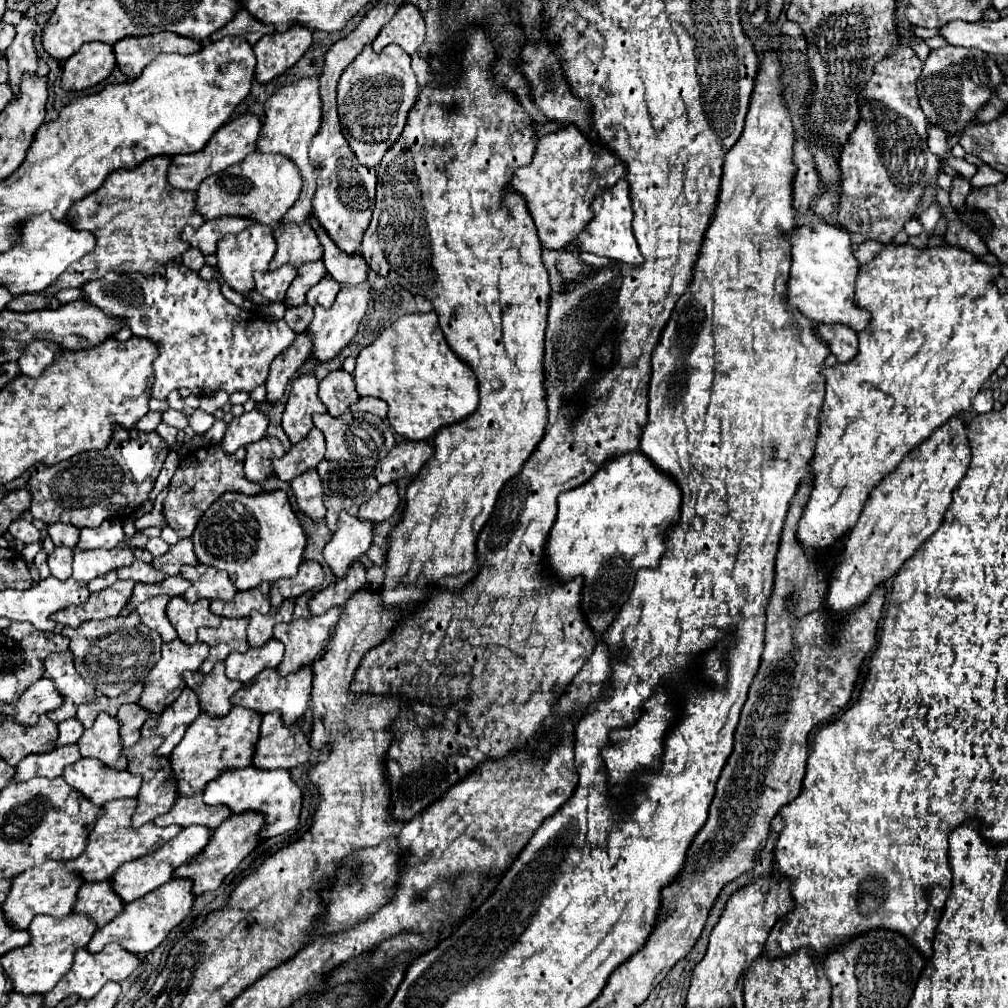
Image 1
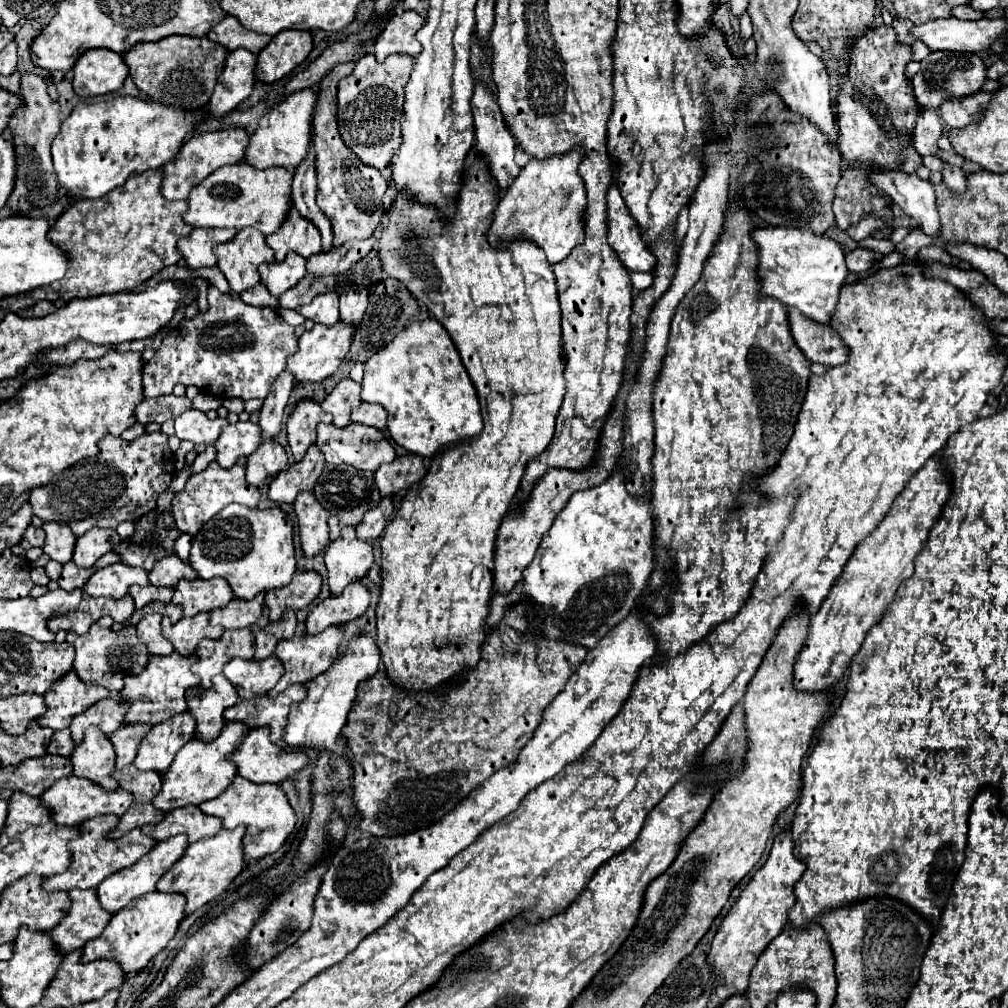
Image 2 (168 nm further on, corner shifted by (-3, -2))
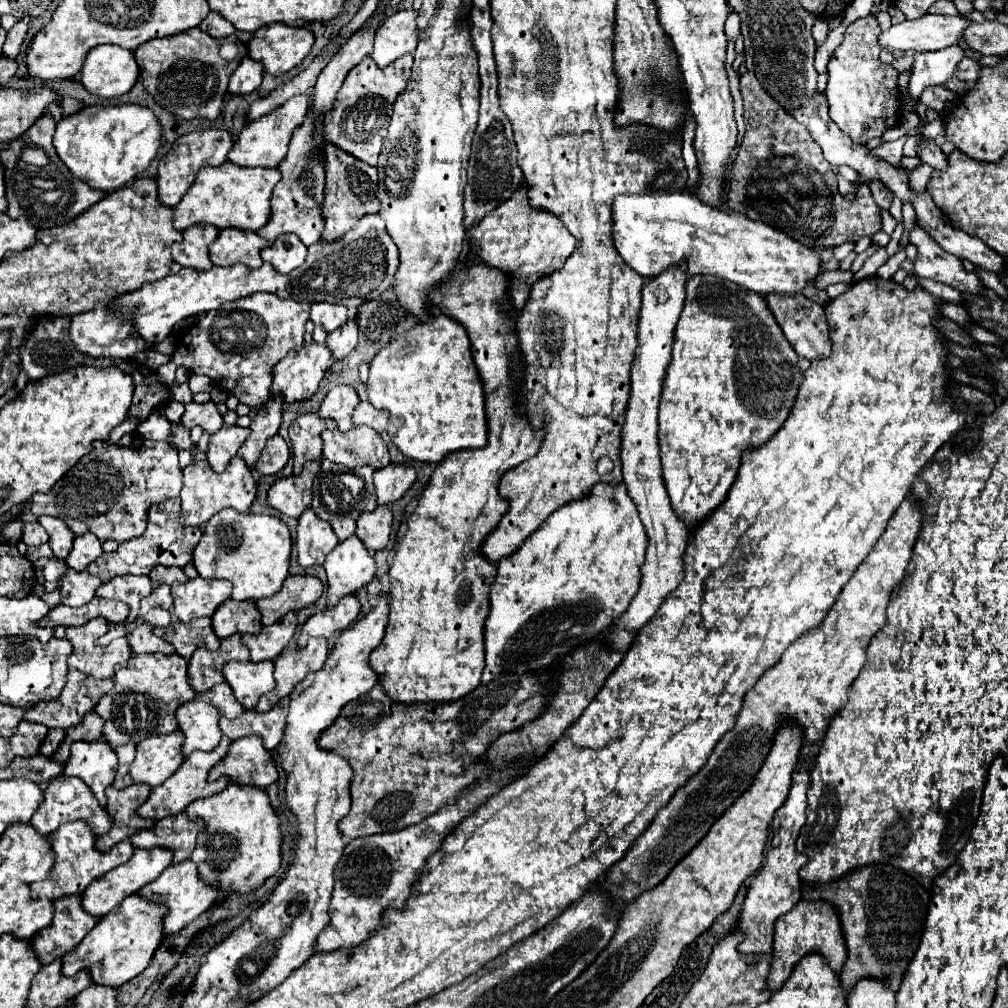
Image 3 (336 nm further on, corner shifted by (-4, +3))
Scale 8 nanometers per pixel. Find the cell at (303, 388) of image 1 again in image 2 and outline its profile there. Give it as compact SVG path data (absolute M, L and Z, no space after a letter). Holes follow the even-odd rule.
M310 399L300 401L288 417L286 431L290 441L290 451L294 461L302 461L308 447L316 443L316 425L332 423L332 417L322 411L322 407Z

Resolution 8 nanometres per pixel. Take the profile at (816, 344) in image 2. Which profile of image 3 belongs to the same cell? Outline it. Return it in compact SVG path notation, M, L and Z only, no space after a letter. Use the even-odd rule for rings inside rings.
M777 294L765 296L767 306L773 310L785 338L793 346L793 350L809 360L827 358L831 354L831 338L829 338L829 324L825 318L825 310L821 304L809 298L779 298Z

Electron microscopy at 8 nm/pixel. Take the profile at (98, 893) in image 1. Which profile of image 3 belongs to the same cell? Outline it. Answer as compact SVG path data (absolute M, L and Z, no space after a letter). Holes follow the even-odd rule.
M81 894L63 896L55 900L55 916L51 926L39 930L39 934L33 936L31 946L43 964L53 962L55 958L71 952L97 922L97 916L83 910Z

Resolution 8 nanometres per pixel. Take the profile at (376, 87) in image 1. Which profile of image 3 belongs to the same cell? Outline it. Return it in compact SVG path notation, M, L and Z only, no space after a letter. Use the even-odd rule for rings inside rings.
M405 54L403 58L391 62L387 68L379 68L369 56L363 62L359 62L359 66L355 66L347 74L341 92L337 94L335 106L327 112L327 142L333 142L341 150L375 166L383 140L387 136L387 128L383 126L389 120L395 98L405 88L411 76L411 66L413 66L411 54Z

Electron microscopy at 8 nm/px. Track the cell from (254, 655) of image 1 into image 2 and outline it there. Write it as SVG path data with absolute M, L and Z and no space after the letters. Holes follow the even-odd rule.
M274 657L256 661L256 659L232 659L226 663L222 675L230 679L236 687L240 699L252 699L258 695L266 695L282 677L282 663Z

